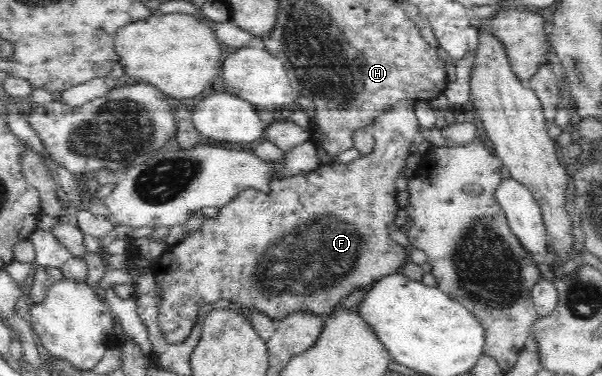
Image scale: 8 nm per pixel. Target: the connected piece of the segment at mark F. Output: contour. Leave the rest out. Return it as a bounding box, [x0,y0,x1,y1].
[149,100,419,343]

